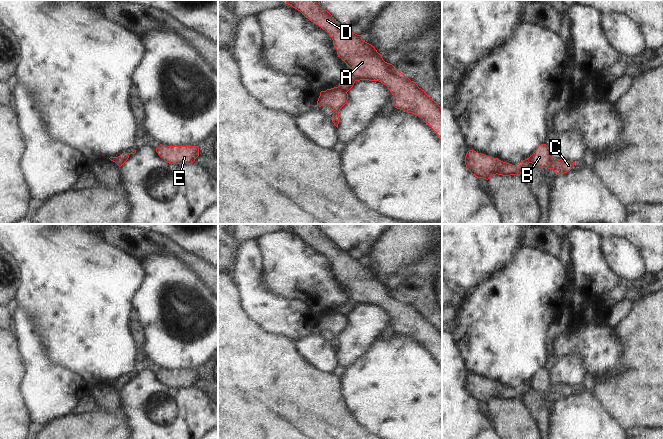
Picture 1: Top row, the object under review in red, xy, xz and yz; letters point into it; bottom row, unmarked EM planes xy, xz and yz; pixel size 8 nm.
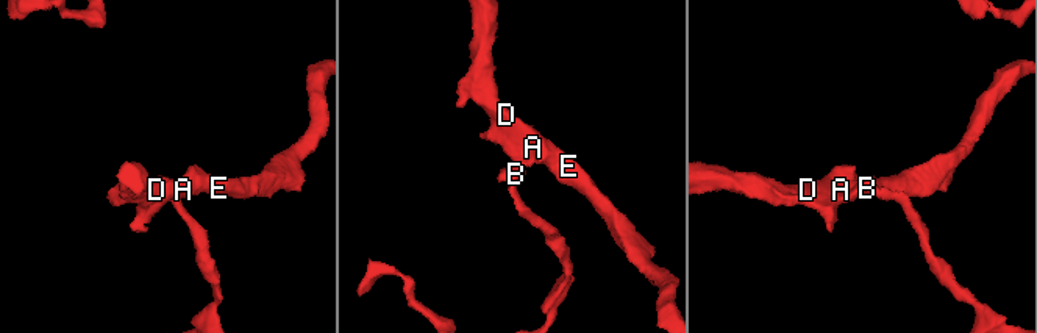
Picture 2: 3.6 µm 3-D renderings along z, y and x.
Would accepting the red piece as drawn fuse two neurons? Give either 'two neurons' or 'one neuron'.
two neurons

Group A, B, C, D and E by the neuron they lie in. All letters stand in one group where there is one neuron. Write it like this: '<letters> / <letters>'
A D E / B C

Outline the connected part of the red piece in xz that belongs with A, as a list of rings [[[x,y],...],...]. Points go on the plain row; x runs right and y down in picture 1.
[[[318,224],[285,225],[329,257],[338,281],[352,293],[352,298],[340,305],[338,311],[341,314],[348,316],[360,304],[383,307],[393,319],[393,330],[422,342],[442,366],[442,332],[415,306],[385,286],[383,279],[362,264],[363,259],[357,259],[341,249]]]

